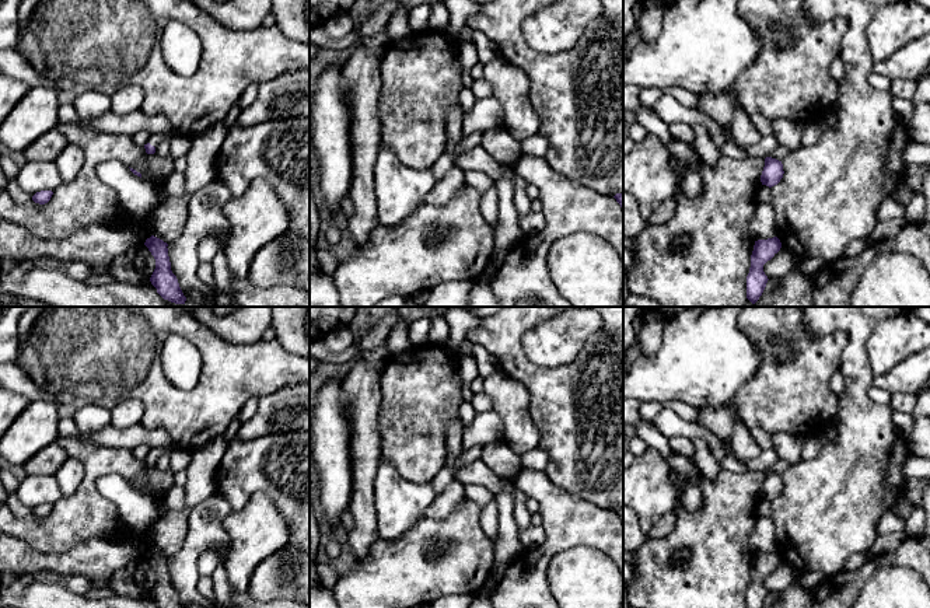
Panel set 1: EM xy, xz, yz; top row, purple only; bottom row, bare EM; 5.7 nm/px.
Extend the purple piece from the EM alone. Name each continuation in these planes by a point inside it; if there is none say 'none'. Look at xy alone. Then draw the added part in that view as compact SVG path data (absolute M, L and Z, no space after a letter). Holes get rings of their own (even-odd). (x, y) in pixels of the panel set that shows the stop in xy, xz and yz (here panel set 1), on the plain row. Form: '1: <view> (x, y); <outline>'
1: xy (154, 453); M171 445L171 447L167 447L167 448L154 447L154 448L150 450L148 457L155 461L161 455L171 455L175 448L176 448L175 445Z

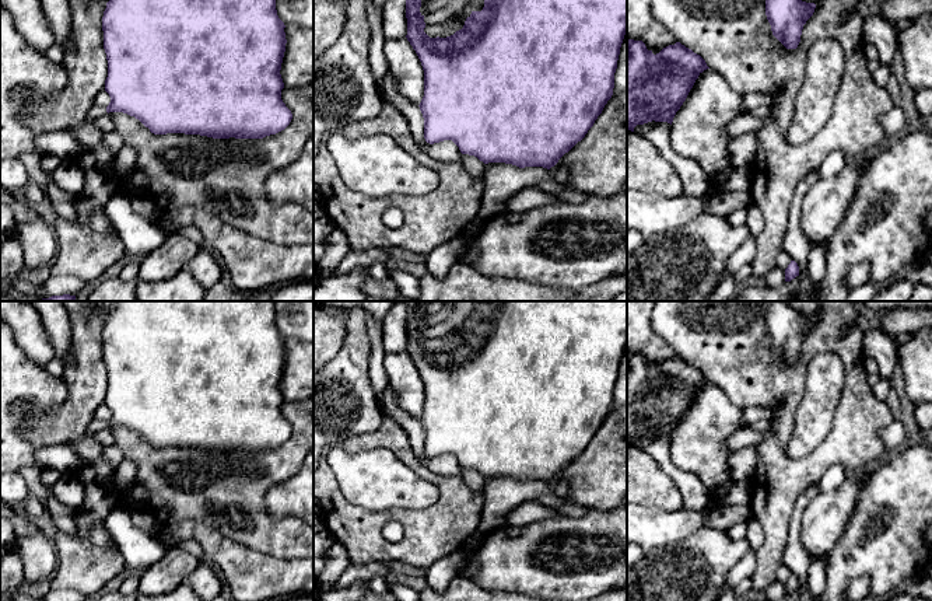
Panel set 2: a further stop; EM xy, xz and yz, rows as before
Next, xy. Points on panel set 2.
1: xy (95, 426); M94 419L90 424L90 433L95 434L98 433L99 430L102 429L106 429L106 422L105 420L98 420L98 419Z

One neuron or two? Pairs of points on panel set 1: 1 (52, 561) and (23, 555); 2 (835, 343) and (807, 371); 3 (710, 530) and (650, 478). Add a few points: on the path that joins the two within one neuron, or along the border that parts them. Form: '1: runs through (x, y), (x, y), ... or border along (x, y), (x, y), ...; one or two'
1: runs through (45, 561), (30, 561); one
2: runs through (828, 350), (814, 364); one
3: border along (671, 470), (675, 492), (672, 510); two

